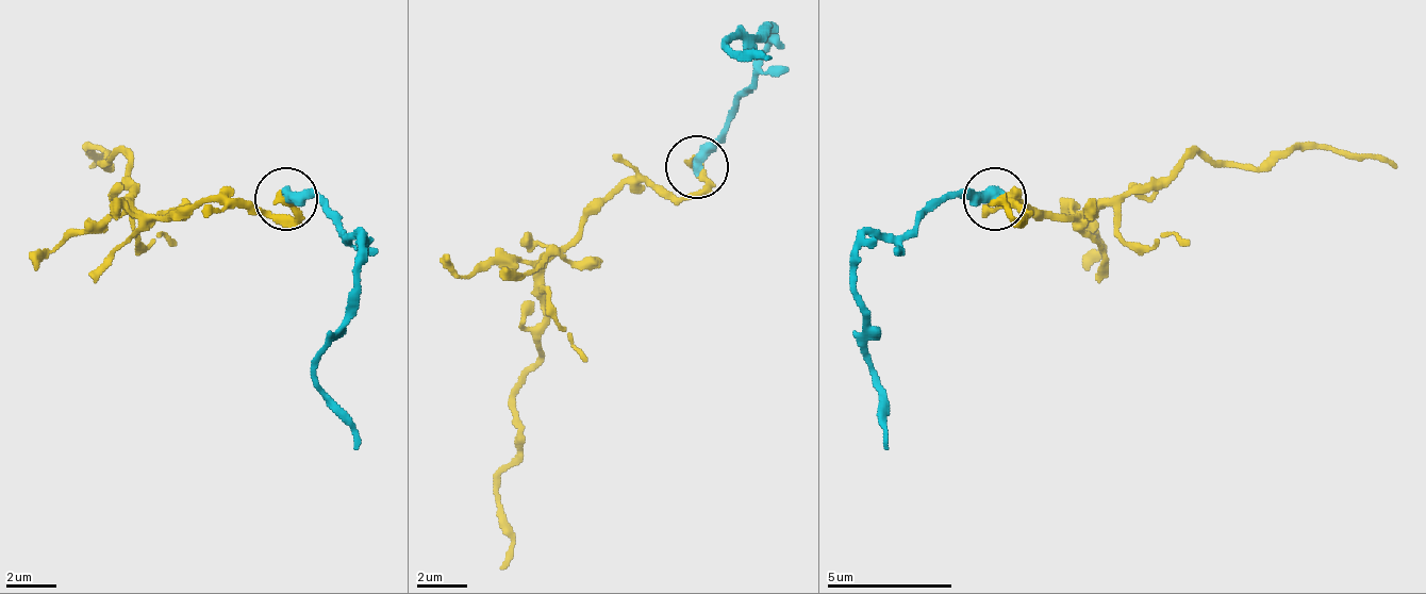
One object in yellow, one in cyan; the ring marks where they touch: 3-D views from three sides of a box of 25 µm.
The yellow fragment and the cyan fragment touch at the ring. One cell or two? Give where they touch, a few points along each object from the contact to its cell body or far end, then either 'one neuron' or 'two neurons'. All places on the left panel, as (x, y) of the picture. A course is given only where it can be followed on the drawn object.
at (285, 198); yellow runs (287, 200), (281, 218), (205, 200), (162, 218), (137, 207), (125, 157), (87, 150), (87, 168); cyan runs (287, 200), (318, 200), (357, 250), (357, 300), (318, 369), (318, 394), (357, 450); one neuron

